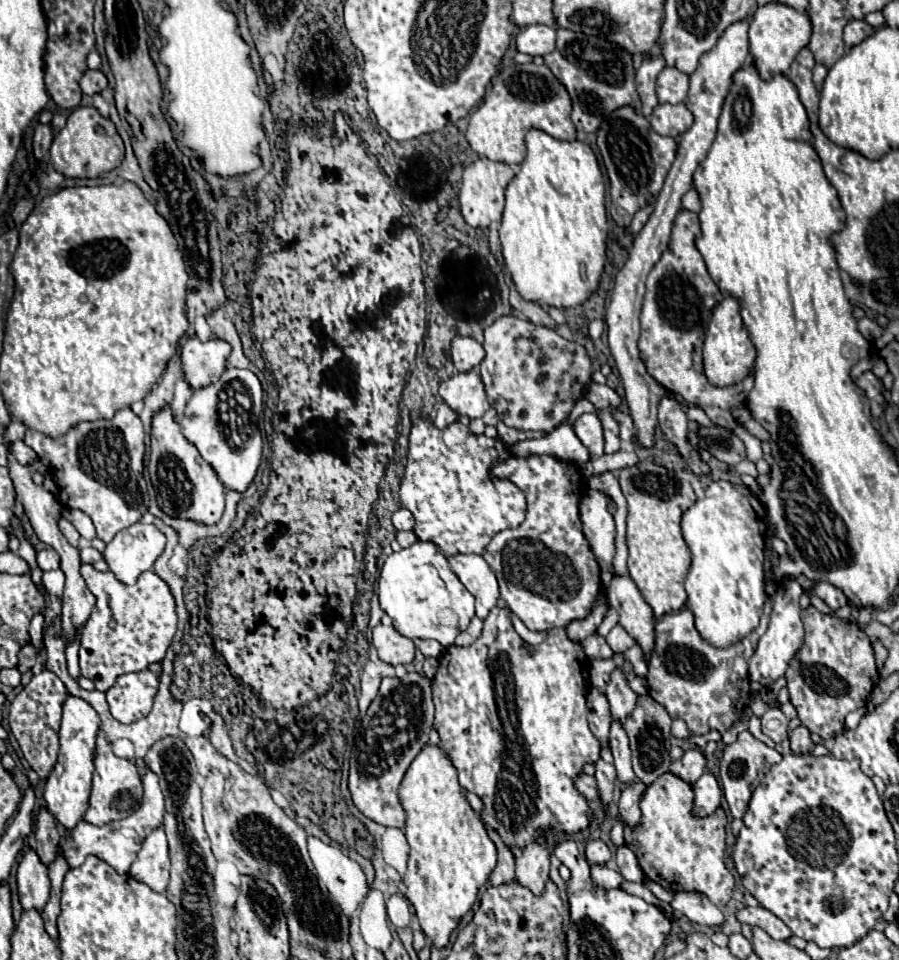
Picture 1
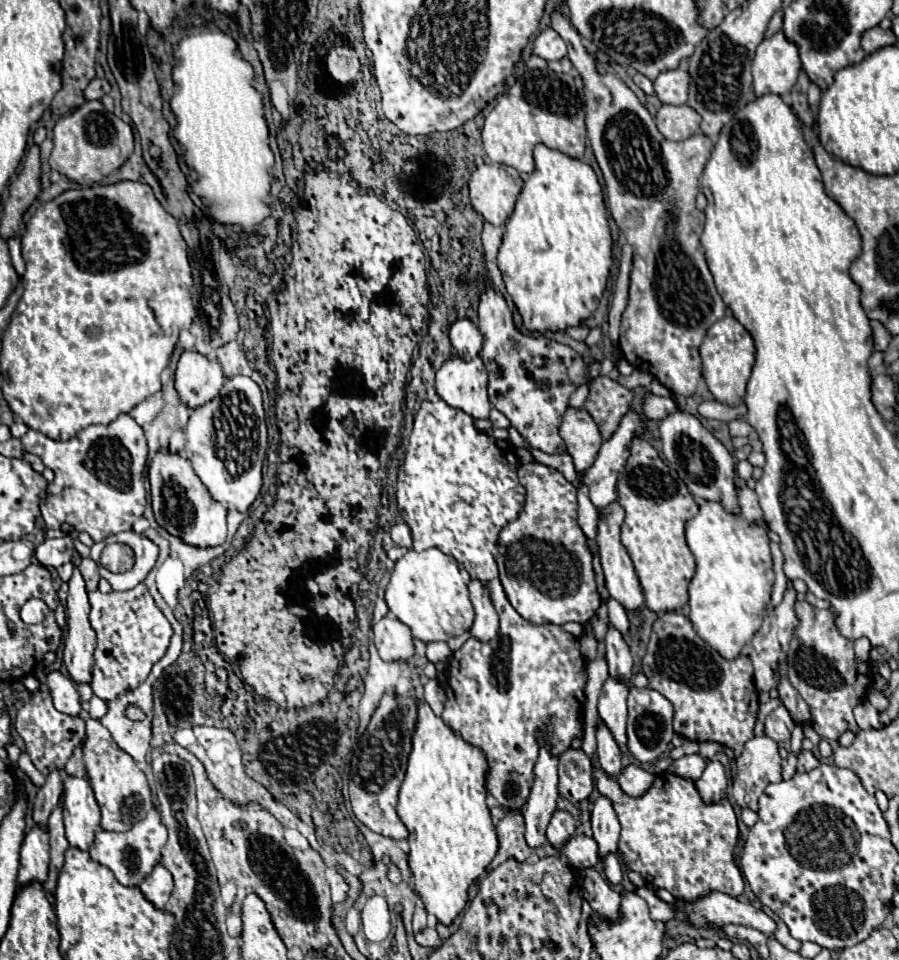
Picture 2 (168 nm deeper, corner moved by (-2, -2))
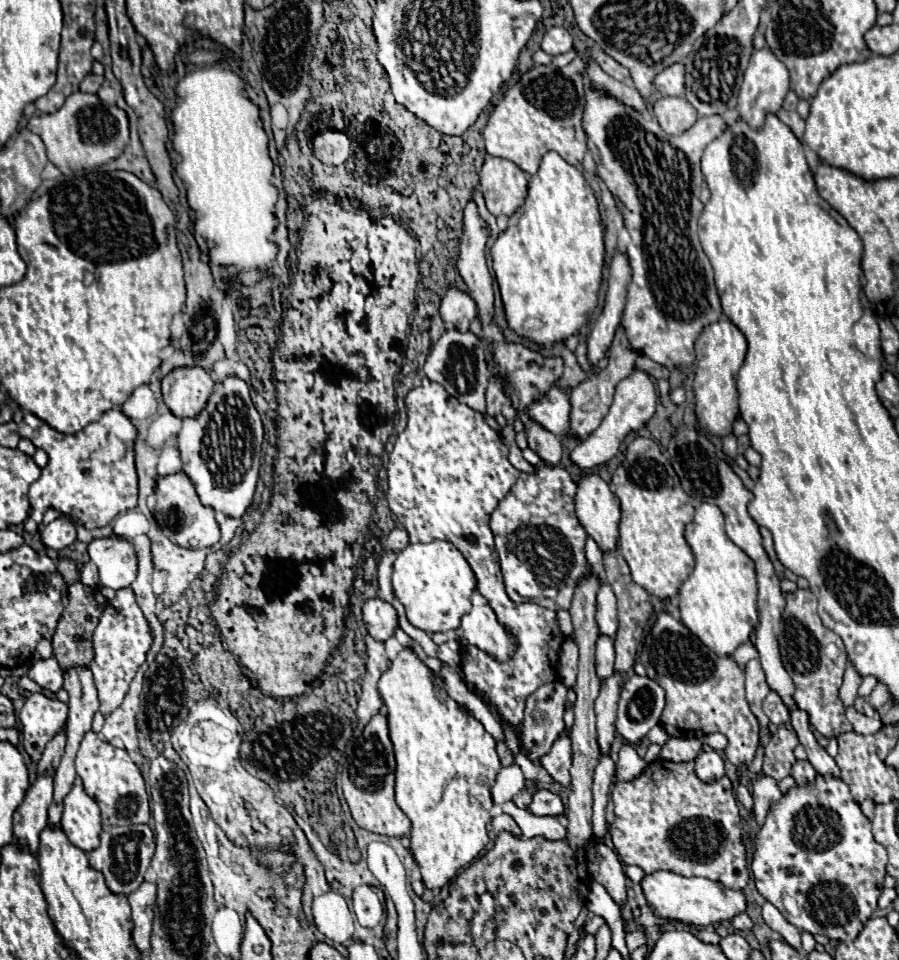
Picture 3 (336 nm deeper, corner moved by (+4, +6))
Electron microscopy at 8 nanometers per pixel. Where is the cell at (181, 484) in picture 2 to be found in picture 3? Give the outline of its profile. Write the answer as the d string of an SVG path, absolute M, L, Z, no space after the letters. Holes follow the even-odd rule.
M176 473L176 475L158 479L156 497L158 497L158 503L156 503L158 525L172 543L186 547L186 549L206 549L218 543L220 529L214 519L214 511L200 503L194 491L194 485L186 473Z

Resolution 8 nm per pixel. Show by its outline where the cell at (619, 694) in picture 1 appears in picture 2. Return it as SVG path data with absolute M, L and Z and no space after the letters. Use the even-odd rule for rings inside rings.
M610 625L606 633L606 659L612 677L622 677L622 681L630 681L632 675L632 655L624 637Z

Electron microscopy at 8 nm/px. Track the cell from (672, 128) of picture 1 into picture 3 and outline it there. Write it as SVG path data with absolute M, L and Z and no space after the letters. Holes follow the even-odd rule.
M662 97L662 99L658 99L654 103L654 113L658 117L660 127L668 135L684 133L698 119L696 109L684 97Z

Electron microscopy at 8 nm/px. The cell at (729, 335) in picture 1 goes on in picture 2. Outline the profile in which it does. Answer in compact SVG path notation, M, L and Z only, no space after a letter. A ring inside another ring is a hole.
M728 309L722 319L718 319L706 333L702 345L700 345L700 357L702 357L702 375L710 389L710 393L728 405L740 403L740 399L746 393L746 385L754 367L754 341L752 335L740 325L740 321L732 315Z

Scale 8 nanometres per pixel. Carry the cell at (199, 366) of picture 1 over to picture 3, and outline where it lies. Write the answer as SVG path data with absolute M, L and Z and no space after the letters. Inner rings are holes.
M180 367L162 379L166 407L180 419L196 417L214 391L210 373L202 367Z

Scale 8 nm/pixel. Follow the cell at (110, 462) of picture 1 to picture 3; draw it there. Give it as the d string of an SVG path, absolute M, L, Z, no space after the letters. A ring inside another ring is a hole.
M106 411L100 421L86 425L74 435L64 435L32 413L24 413L18 425L20 437L30 439L36 447L48 453L48 465L38 481L32 483L30 517L42 523L46 509L56 509L68 515L76 525L96 529L108 525L118 513L134 509L138 499L138 477L134 469L134 439L132 421L120 411Z

